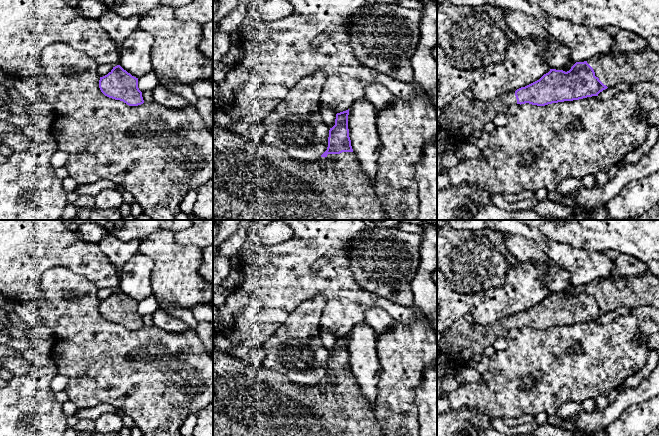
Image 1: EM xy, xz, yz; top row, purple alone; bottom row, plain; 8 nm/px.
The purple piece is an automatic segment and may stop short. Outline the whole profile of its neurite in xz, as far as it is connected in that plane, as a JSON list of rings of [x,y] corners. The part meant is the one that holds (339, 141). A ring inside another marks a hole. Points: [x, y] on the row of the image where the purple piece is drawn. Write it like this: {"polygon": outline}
{"polygon": [[[349,109],[336,114],[335,125],[329,130],[328,147],[316,162],[298,162],[282,149],[266,143],[257,144],[213,122],[213,217],[227,220],[391,220],[379,201],[373,183],[362,172],[351,146],[348,129]]]}

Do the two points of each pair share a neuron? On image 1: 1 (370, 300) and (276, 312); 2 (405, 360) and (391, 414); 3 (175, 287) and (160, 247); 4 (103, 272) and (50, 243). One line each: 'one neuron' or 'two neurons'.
1: one neuron
2: one neuron
3: one neuron
4: one neuron

